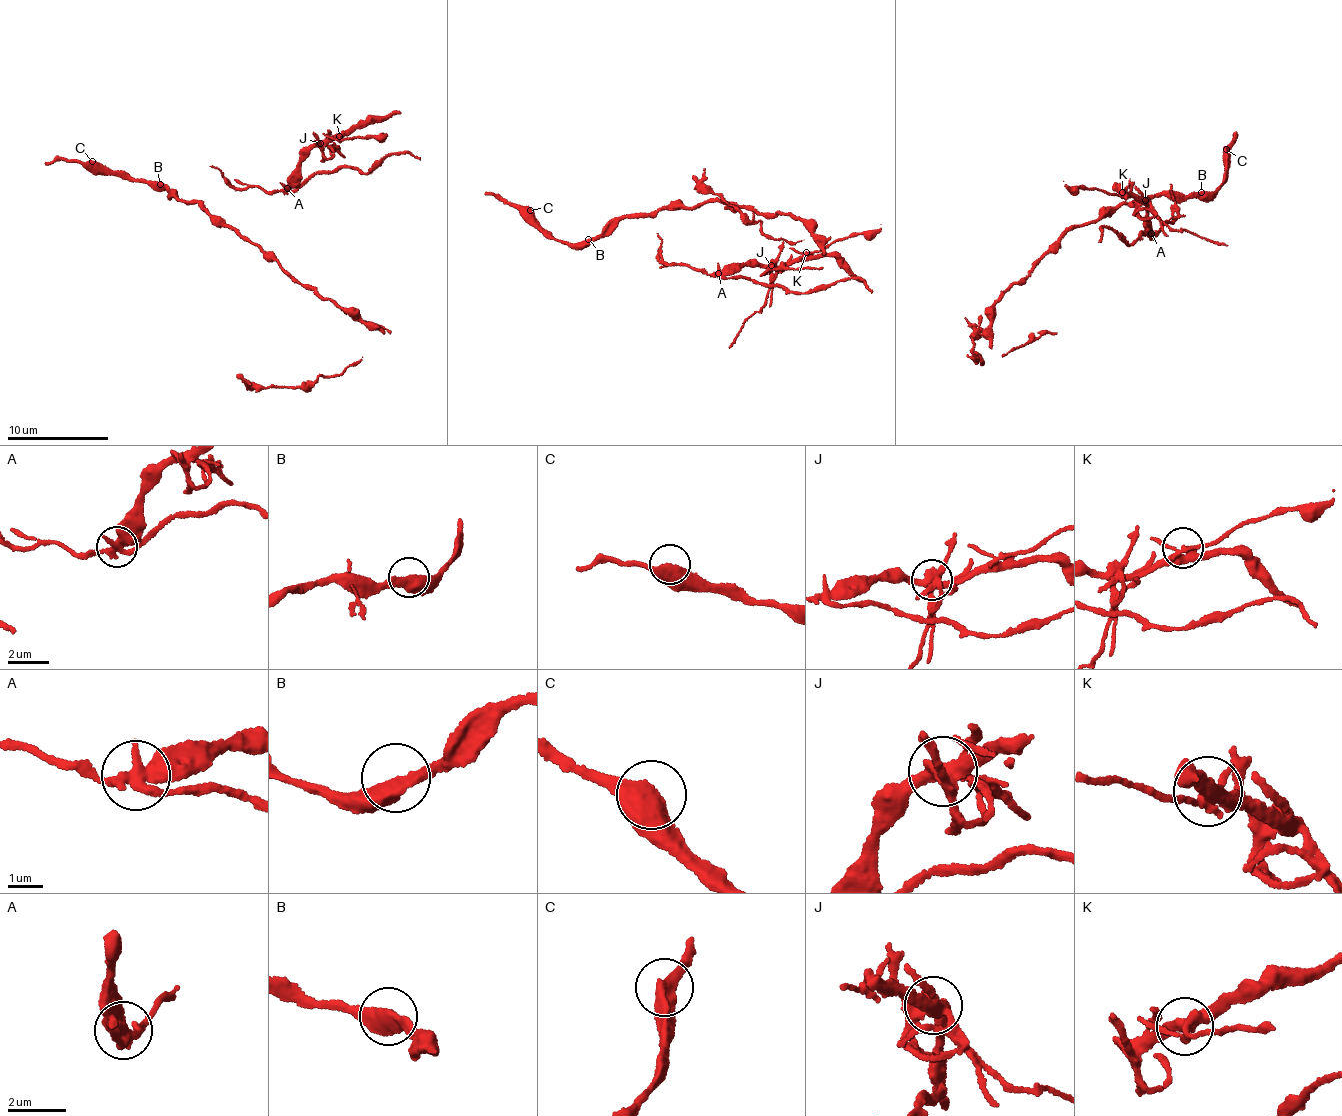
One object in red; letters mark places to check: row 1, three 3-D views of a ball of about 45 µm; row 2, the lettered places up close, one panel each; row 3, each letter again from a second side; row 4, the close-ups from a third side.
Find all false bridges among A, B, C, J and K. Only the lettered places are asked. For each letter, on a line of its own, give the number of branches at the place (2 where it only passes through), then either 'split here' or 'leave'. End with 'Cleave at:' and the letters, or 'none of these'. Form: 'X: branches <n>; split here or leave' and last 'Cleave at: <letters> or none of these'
A: branches 2; split here
B: branches 2; leave
C: branches 2; leave
J: branches 5; split here
K: branches 4; split here
Cleave at: A, J, K

